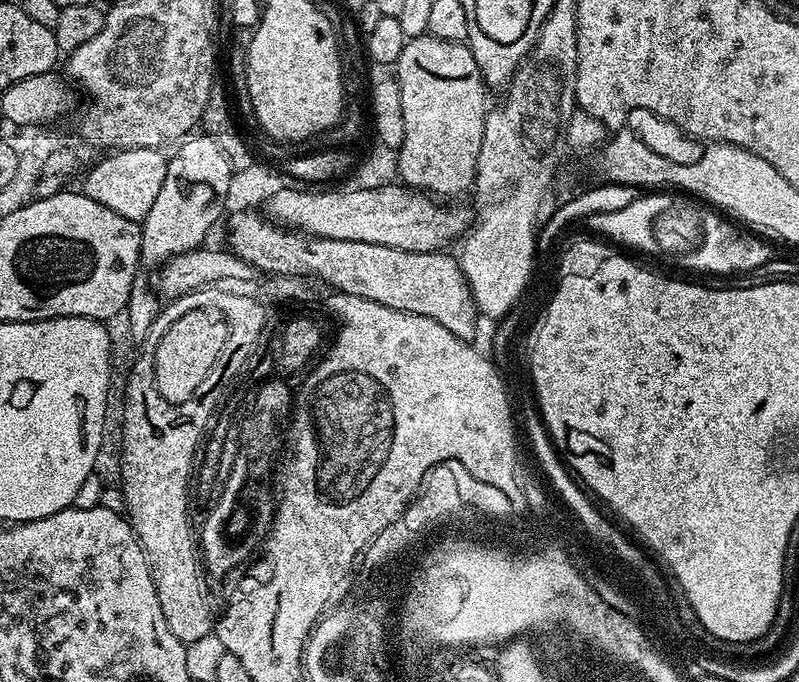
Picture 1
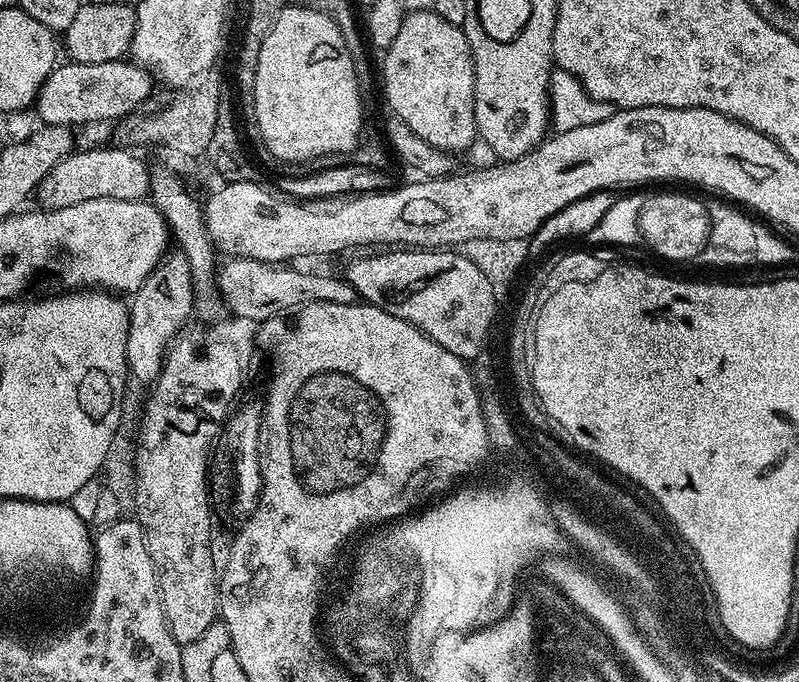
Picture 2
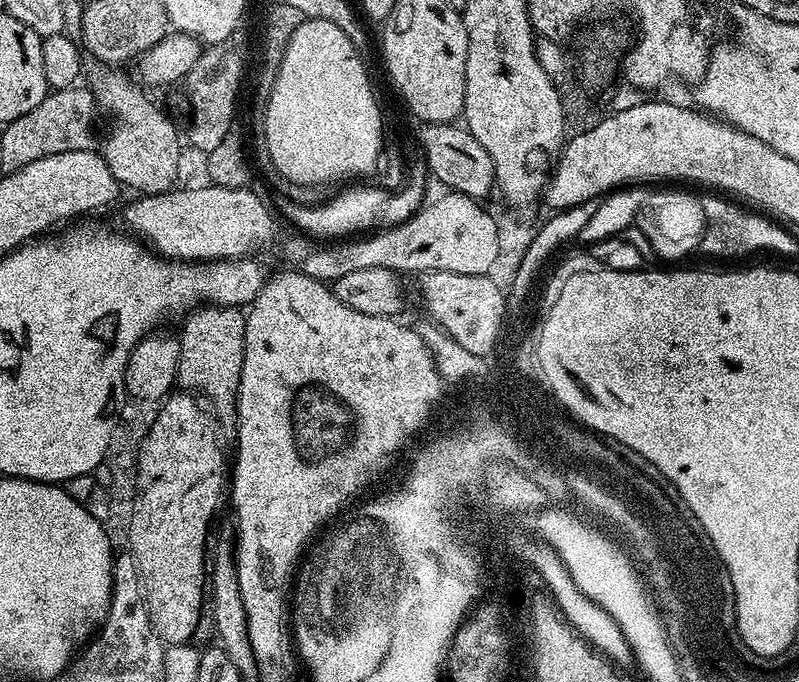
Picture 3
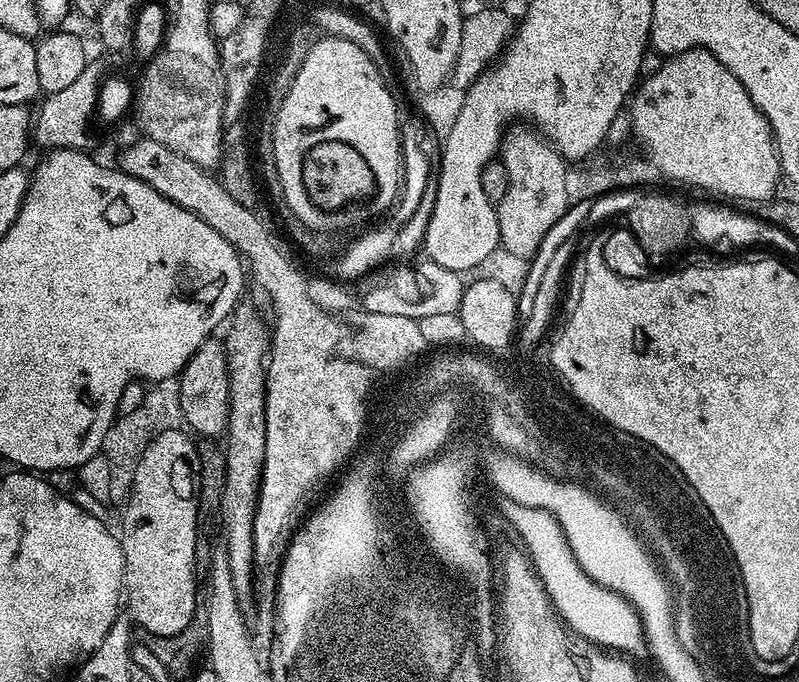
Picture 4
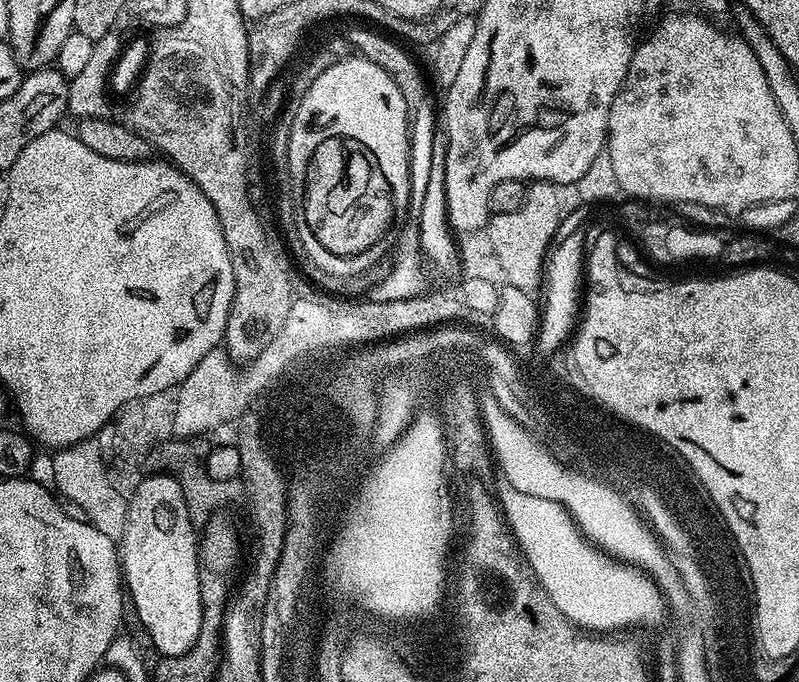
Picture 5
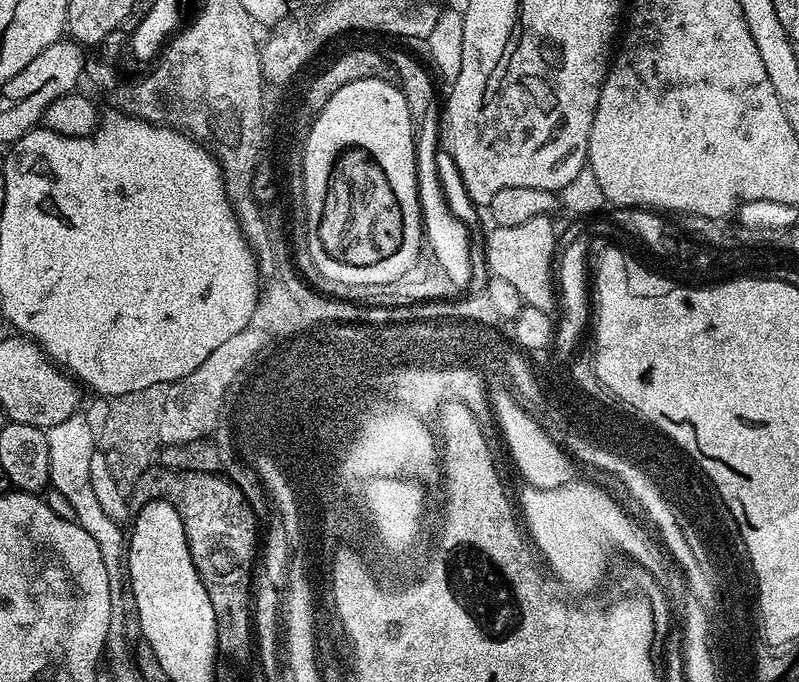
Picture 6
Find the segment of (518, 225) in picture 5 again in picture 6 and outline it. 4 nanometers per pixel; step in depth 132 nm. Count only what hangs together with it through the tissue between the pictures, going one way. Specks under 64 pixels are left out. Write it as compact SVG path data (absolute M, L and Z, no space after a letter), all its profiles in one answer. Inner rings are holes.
M549 216L530 218L530 222L522 222L519 226L496 226L487 233L488 268L492 276L506 278L510 286L520 295L520 300L529 308L537 308L546 313L557 307L558 292L554 287L554 261L558 256L558 228L552 225Z

